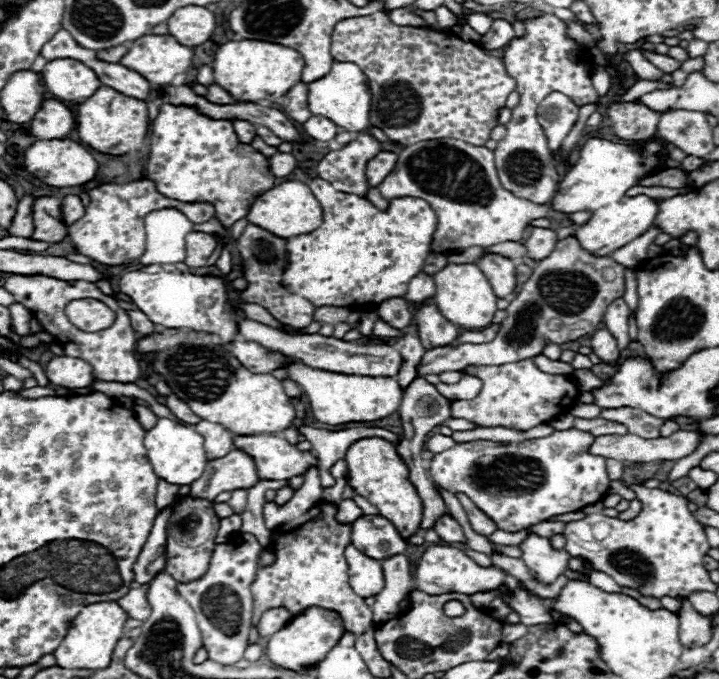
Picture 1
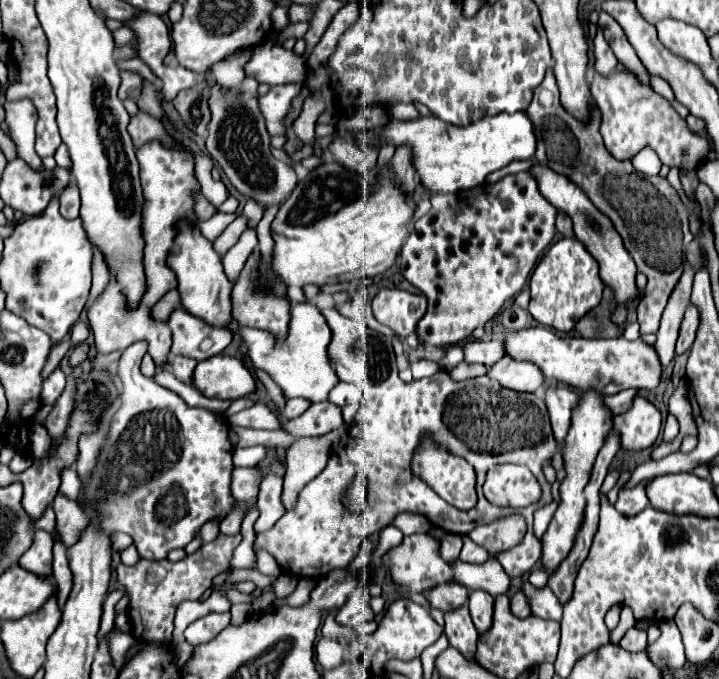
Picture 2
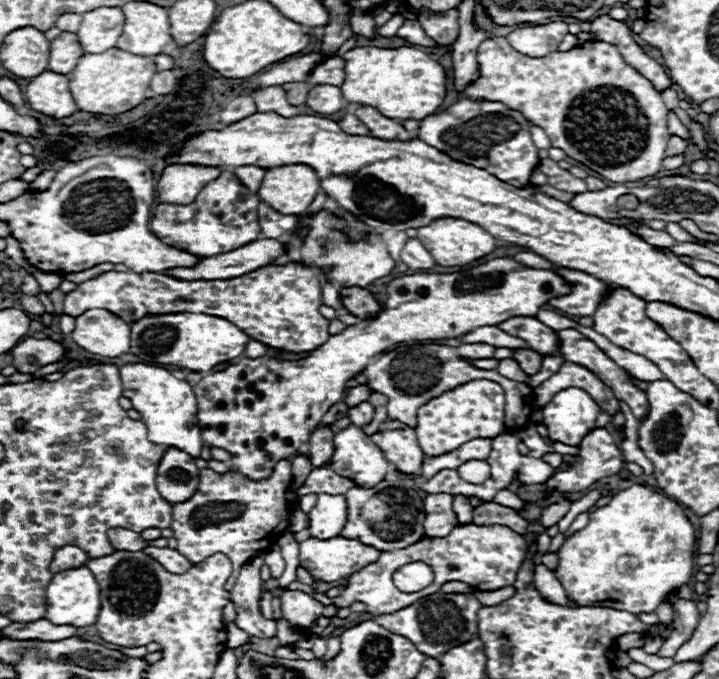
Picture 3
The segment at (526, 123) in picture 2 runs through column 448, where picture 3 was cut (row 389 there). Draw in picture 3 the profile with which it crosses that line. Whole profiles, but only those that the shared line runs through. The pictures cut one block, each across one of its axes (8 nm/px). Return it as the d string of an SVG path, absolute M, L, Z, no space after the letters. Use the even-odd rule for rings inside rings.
M126 364L120 368L120 380L124 386L124 396L132 402L134 410L142 414L142 422L148 428L148 438L154 444L176 446L186 454L200 458L202 438L196 422L196 396L192 386L186 380L172 376L162 366L150 364Z

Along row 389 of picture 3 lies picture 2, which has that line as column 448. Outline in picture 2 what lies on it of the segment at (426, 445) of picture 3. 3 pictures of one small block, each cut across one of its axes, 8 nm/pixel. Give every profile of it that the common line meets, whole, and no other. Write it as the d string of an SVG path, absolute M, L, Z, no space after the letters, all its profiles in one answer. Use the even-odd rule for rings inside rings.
M422 442L416 456L414 456L414 462L412 462L412 470L424 480L428 482L446 502L450 502L452 506L460 508L460 510L468 510L476 504L476 476L474 476L474 470L468 462L464 462L464 458L458 458L458 456L452 456L448 454L446 450L442 450L436 442Z

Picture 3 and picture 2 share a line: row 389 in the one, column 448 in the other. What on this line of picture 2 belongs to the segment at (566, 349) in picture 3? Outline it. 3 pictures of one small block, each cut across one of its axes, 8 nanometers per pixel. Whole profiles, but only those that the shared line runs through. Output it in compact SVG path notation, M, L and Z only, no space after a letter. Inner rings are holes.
M464 604L464 606L460 606L460 610L450 610L444 618L446 618L444 632L450 640L450 646L458 648L468 660L472 660L472 654L476 650L478 630L474 628L468 606Z

